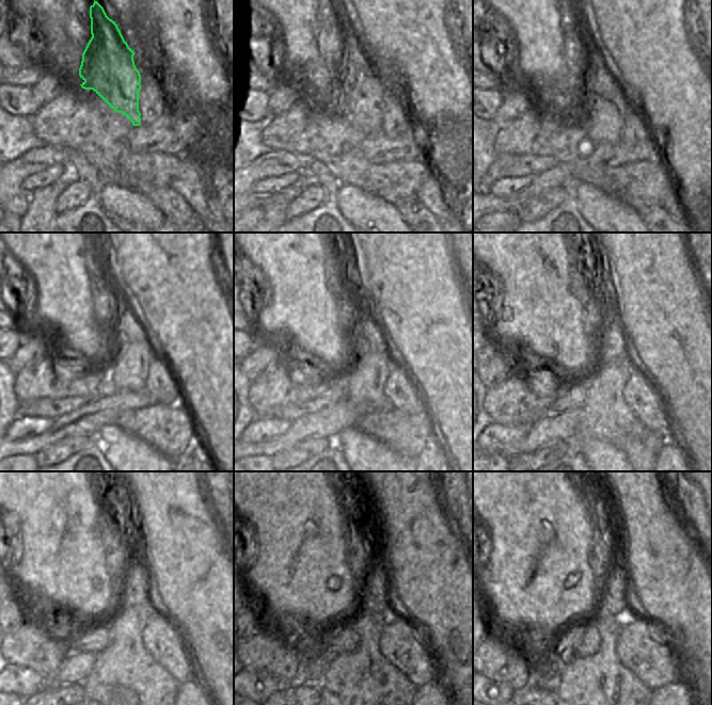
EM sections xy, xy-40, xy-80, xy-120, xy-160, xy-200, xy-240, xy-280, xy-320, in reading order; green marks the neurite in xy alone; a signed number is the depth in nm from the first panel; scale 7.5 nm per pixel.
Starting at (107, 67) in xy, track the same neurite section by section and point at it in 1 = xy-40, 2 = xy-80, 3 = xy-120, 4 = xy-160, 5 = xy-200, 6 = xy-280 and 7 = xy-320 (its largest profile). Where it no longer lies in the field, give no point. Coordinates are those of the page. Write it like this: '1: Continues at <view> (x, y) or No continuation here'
1: Continues at xy-40 (354, 78)
2: Continues at xy-80 (601, 93)
3: Continues at xy-120 (129, 357)
4: Continues at xy-160 (369, 369)
5: Continues at xy-200 (606, 416)
6: Continues at xy-280 (362, 688)
7: Continues at xy-320 (599, 688)

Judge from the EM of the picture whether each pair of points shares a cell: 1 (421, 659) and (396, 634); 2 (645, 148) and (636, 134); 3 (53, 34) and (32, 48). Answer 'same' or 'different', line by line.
1: same
2: different
3: different

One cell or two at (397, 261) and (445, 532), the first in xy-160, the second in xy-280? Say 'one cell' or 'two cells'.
one cell

